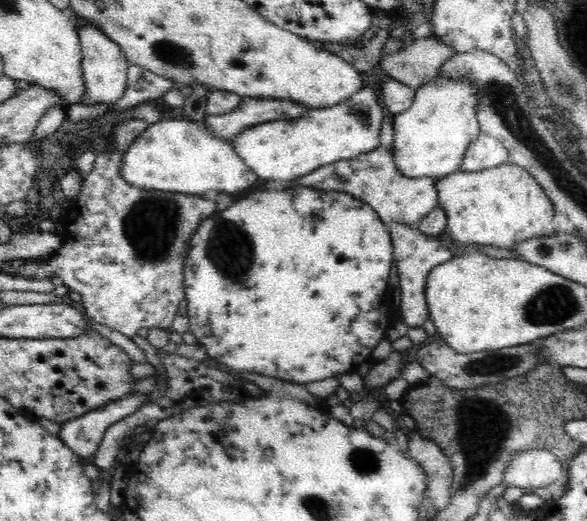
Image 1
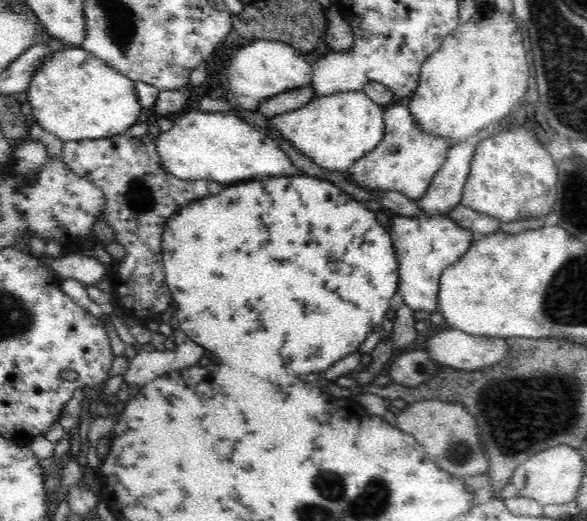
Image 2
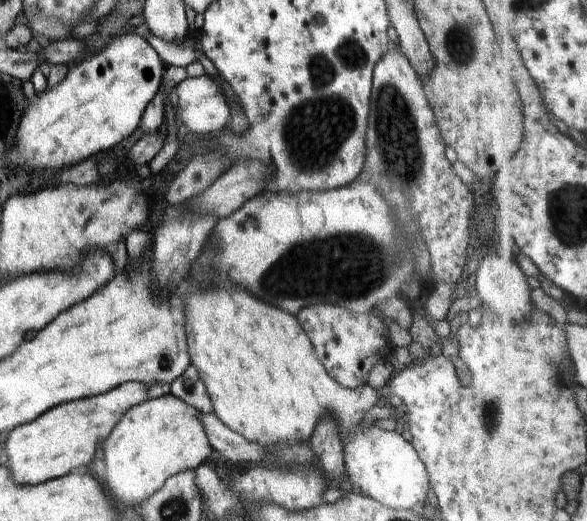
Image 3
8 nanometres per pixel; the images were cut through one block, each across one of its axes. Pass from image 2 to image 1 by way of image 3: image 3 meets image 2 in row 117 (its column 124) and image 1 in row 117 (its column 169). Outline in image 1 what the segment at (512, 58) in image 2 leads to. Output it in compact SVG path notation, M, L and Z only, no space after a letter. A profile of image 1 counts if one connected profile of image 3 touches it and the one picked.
M437 75L434 80L419 86L410 108L393 117L392 150L400 173L407 178L428 176L438 181L460 171L466 150L481 133L476 113L478 100L480 87L466 75L457 79Z

